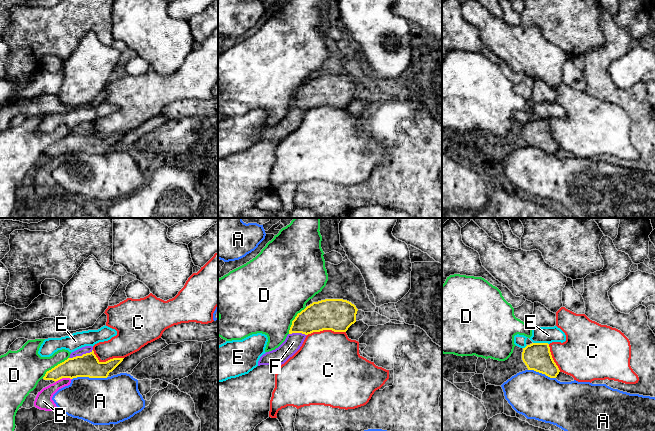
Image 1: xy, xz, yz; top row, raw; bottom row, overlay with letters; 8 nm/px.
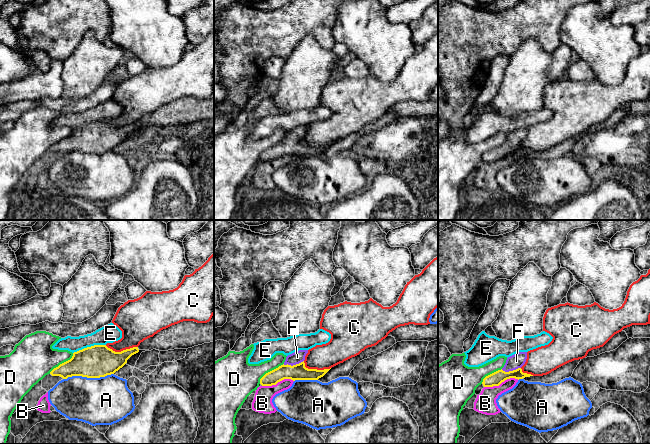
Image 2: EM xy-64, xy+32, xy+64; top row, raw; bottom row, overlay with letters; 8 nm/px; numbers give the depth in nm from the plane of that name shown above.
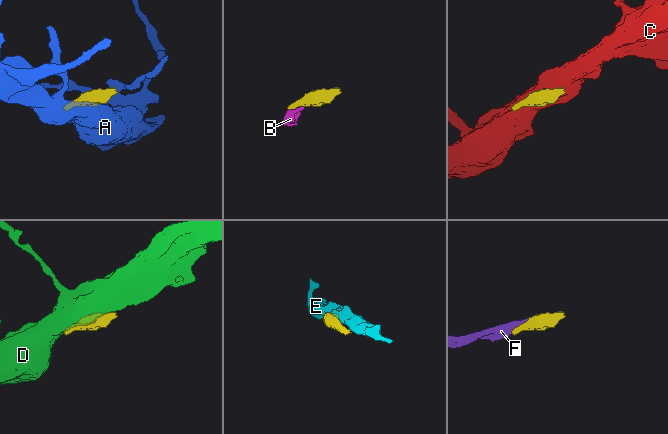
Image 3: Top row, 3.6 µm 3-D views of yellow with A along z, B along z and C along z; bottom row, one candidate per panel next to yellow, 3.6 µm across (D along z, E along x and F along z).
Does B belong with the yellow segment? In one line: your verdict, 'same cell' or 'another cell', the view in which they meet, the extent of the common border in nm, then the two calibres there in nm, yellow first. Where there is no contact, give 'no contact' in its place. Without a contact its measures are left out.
another cell; contact in xy; length 140 nm; calibres 190 and 140 nm

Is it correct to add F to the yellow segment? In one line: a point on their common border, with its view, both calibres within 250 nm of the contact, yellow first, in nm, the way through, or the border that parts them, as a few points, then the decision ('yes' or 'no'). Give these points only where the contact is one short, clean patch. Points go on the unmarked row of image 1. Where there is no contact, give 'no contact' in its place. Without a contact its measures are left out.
meets yellow in xy at (80, 132); 190 nm thick on the yellow side, 60 nm on the other; yes

